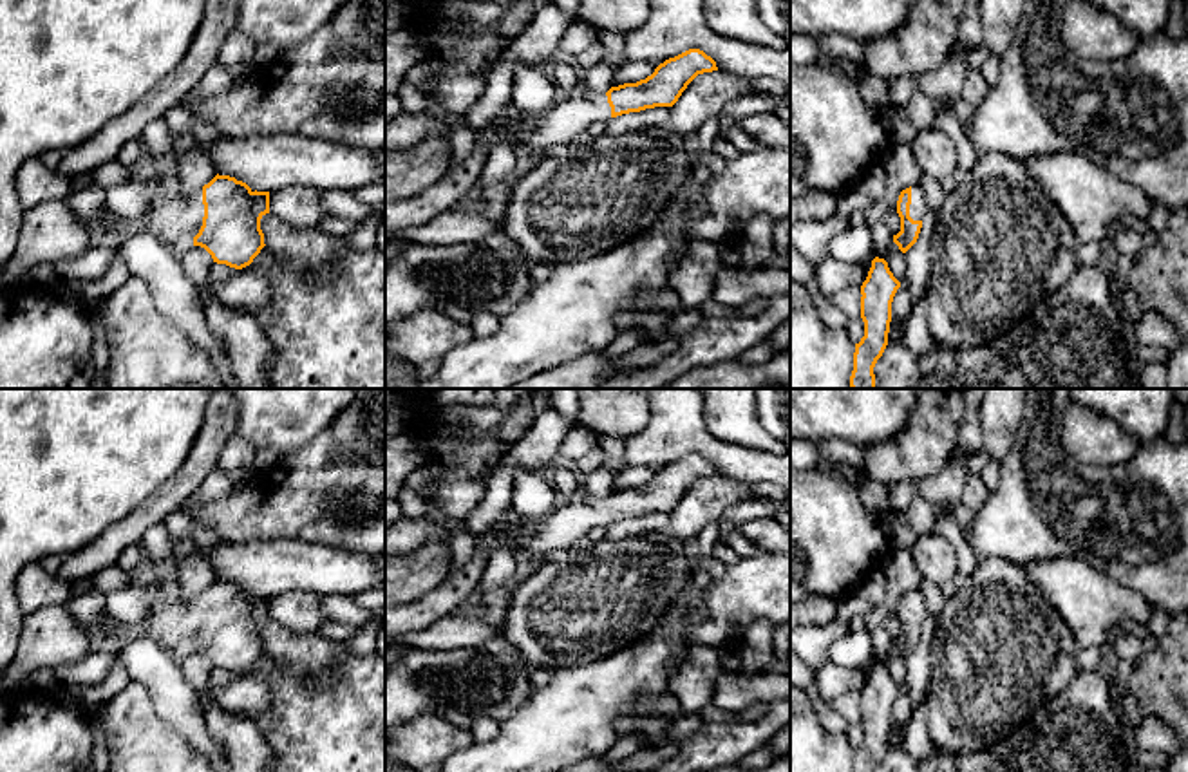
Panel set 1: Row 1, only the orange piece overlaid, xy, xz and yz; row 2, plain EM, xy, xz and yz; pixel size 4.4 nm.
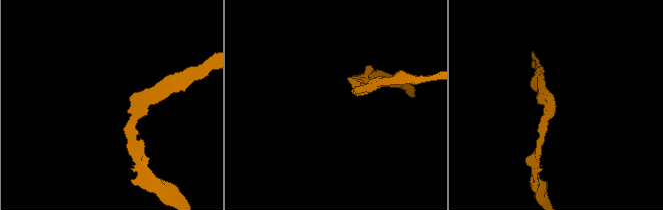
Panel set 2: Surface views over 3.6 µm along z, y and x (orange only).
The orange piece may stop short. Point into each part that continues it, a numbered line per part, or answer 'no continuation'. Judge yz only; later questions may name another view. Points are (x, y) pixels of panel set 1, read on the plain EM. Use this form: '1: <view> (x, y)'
1: yz (917, 613)

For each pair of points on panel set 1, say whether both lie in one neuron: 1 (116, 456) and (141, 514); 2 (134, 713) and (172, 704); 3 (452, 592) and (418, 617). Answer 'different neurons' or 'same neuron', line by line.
1: different neurons
2: different neurons
3: same neuron

